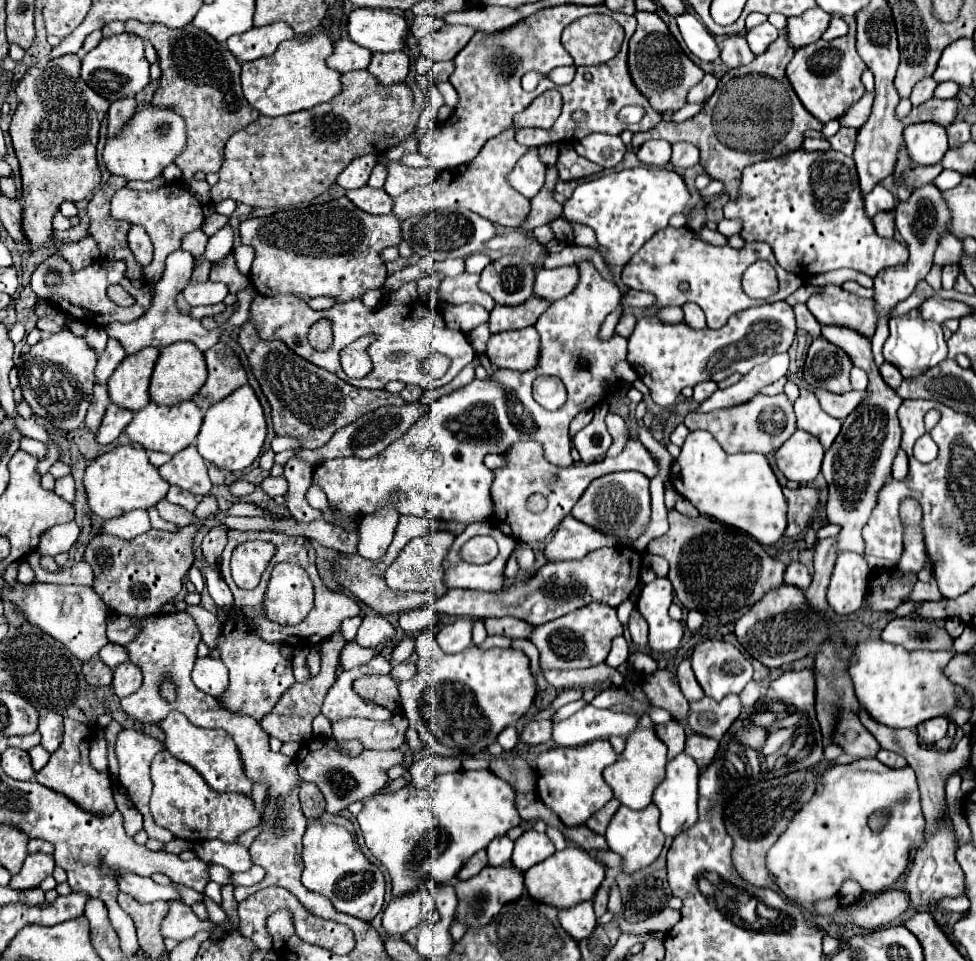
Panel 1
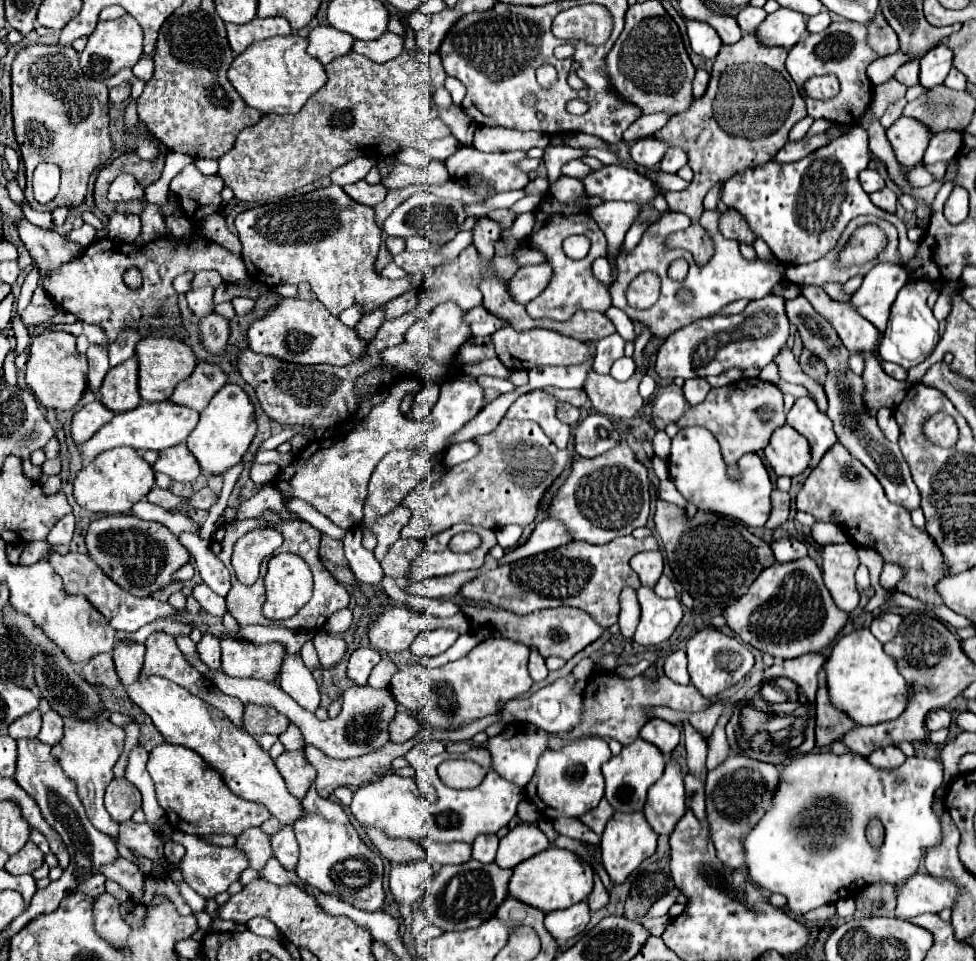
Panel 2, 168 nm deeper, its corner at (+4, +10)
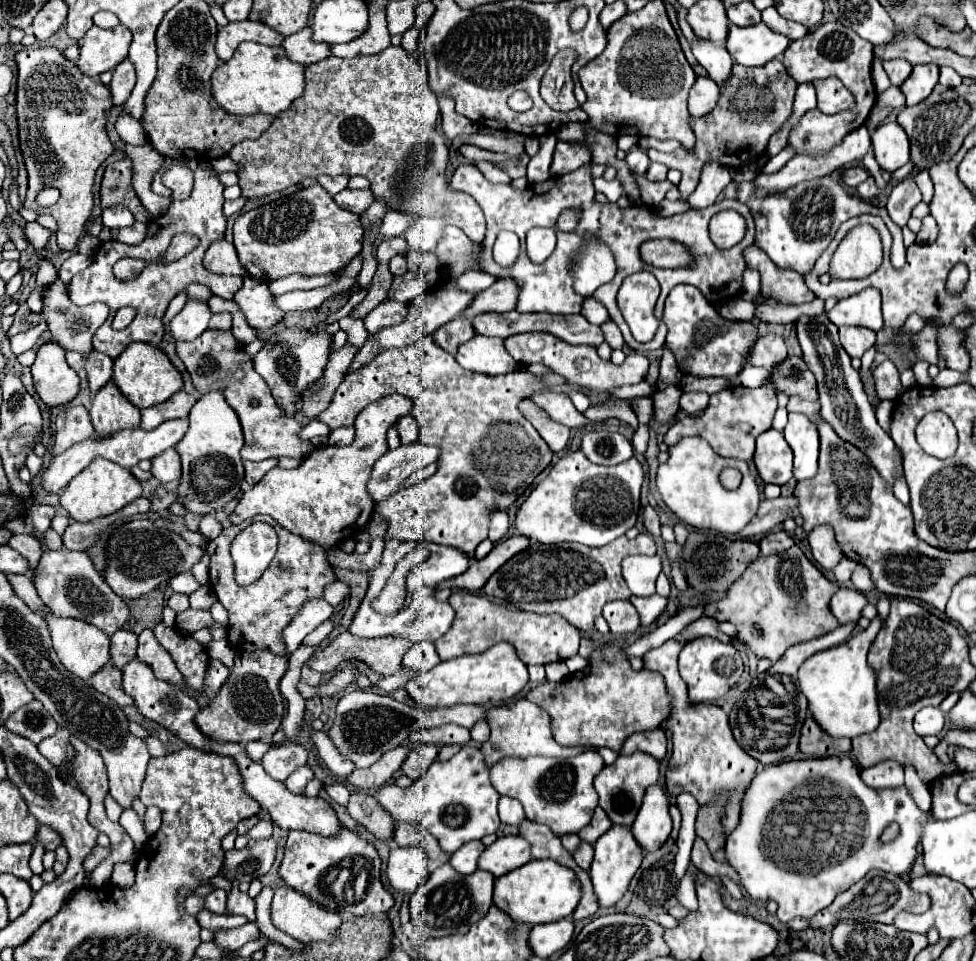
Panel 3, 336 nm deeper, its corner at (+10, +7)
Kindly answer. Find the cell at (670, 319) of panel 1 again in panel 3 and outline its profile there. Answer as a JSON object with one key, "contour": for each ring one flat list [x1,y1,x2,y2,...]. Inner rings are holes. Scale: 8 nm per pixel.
{"contour":[[542,331,540,333,518,333,514,337,508,337,506,349,518,363,522,363,522,365,532,365,532,363,546,365,552,371,566,377,568,383,578,383,578,385,588,387,594,397,604,395,612,387,640,383,648,373,648,359,642,353,634,351,626,357,626,361,622,365,614,365,612,361,600,359,600,355,596,353,596,347,592,347,592,345,570,345,570,343,558,339,550,333,542,333]]}

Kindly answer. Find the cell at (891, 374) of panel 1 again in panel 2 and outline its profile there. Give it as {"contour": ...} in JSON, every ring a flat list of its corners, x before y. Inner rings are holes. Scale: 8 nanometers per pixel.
{"contour":[[882,362,882,368,884,368,884,372,886,372,888,376,892,376,892,378,896,378,896,380,906,380,906,370,904,370,902,366,892,364,892,362]]}

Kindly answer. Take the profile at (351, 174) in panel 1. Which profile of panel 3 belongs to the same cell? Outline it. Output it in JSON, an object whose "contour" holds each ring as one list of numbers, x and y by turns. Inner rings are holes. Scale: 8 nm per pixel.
{"contour":[[318,175,318,177,316,177,316,181,318,181,318,185,320,185,320,187,324,187,332,197,334,197,336,193,340,193,342,189,346,189,346,185,348,185,348,177,346,177,346,175,340,175,340,177]]}

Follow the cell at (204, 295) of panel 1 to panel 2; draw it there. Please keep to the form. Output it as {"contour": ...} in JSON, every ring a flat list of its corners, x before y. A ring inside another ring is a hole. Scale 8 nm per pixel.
{"contour":[[204,286,204,288,196,288,196,290,190,290,186,294,186,300,188,300,188,306,190,310,196,314,196,316,206,316,214,310,212,306,212,294,214,294,214,286]]}

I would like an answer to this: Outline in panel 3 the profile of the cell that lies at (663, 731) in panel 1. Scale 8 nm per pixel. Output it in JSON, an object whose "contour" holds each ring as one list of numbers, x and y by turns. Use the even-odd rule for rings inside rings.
{"contour":[[662,729,634,733,624,741,620,755,632,755,636,751,642,751,660,761,666,755,666,745,668,745,668,741,666,741,666,735]]}

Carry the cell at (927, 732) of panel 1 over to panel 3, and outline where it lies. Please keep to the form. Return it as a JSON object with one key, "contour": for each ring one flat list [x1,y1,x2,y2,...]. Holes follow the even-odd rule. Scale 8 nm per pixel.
{"contour":[[924,707,914,717,914,731,920,737,926,735,938,735,944,727,944,715,938,707]]}

